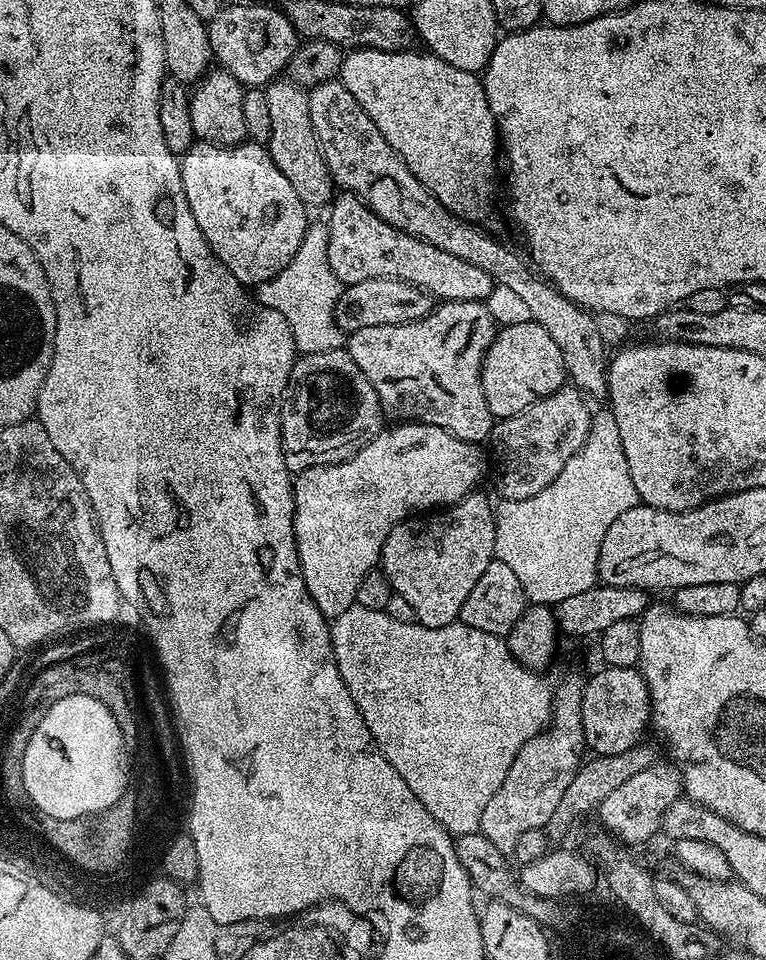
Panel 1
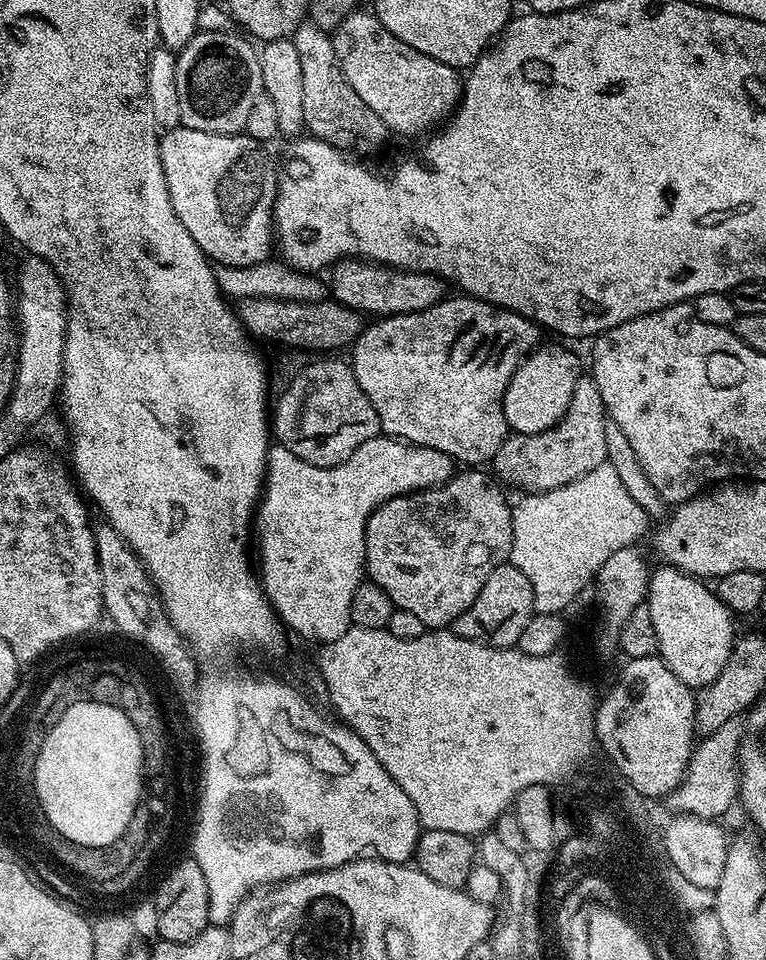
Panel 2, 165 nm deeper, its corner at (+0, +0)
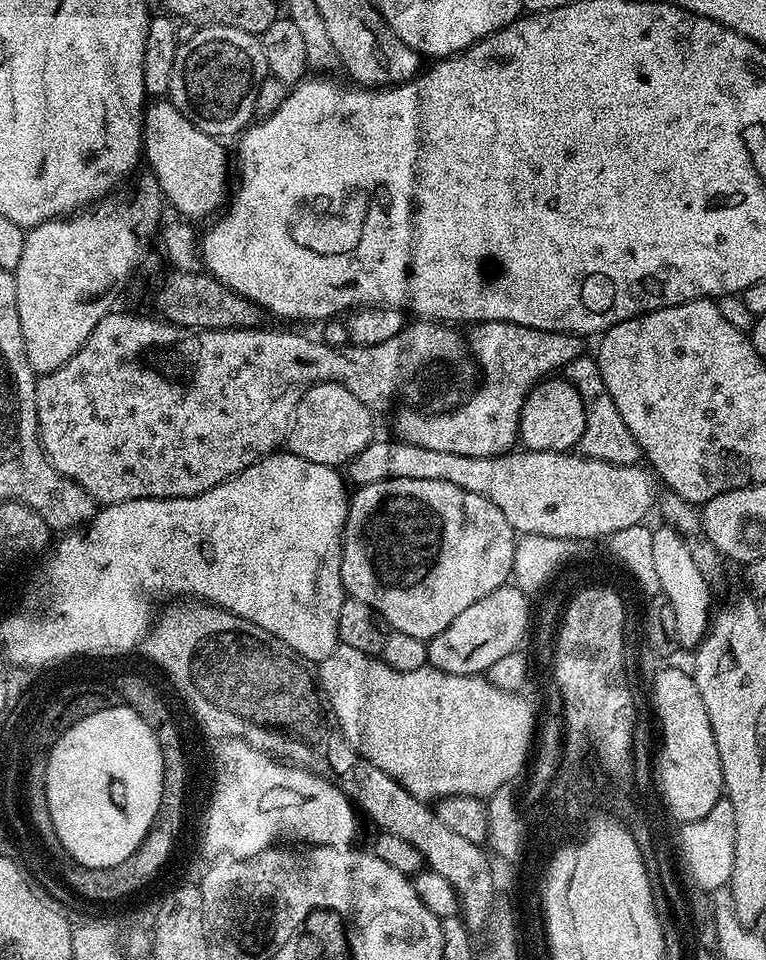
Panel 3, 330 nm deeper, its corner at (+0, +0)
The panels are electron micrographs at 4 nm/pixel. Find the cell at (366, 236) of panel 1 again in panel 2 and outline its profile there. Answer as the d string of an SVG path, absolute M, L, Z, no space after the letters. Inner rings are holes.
M359 258L336 261L330 269L330 275L332 275L332 284L330 280L331 299L338 301L342 306L353 308L358 313L367 314L369 317L372 315L372 318L397 316L398 314L410 314L418 310L426 310L440 300L445 299L446 296L446 292L444 292L444 288L446 289L445 281L441 280L439 276L434 276L427 272L405 272L373 264Z

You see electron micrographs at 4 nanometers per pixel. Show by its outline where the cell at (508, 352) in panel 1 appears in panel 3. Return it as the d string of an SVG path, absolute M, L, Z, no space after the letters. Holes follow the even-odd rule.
M545 378L528 392L520 411L519 443L529 452L571 453L586 430L586 410L578 390L567 378Z

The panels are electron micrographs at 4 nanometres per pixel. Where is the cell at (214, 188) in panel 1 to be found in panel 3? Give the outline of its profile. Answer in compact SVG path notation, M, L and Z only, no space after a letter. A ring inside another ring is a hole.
M160 98L145 107L143 159L152 167L149 168L151 175L156 177L158 186L164 191L165 201L171 207L173 204L176 207L173 209L189 221L197 222L207 212L215 213L229 195L230 152L220 144L223 143L217 137L191 124L172 105L171 99Z

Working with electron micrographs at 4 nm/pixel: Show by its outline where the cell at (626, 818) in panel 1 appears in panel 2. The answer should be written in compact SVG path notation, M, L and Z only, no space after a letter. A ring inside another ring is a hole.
M736 720L726 722L722 730L703 737L693 747L692 759L688 762L688 771L685 772L679 786L670 794L670 801L677 809L677 813L686 816L701 816L703 820L716 820L727 810L731 804L735 805L740 790L740 777L738 775L738 753L742 747L742 735L740 736L739 723Z

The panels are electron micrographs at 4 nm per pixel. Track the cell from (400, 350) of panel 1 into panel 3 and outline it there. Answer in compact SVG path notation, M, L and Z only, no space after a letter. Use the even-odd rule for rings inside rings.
M501 320L473 323L467 329L466 343L482 377L478 387L451 412L417 414L404 410L408 412L398 413L392 424L395 439L414 446L426 446L426 450L442 450L446 454L503 456L517 447L520 411L529 390L586 352L585 341L574 332L534 330L530 326Z

